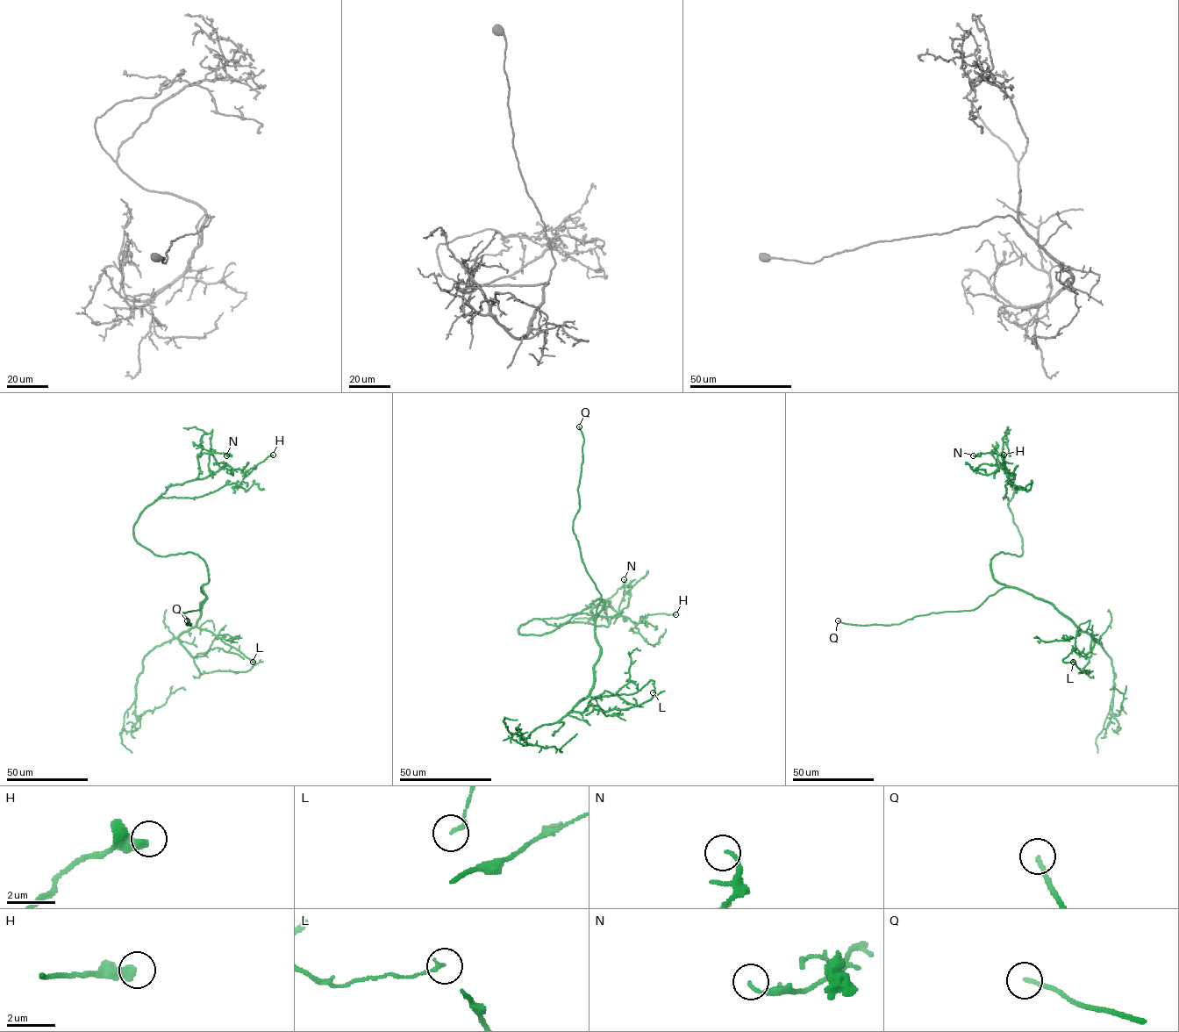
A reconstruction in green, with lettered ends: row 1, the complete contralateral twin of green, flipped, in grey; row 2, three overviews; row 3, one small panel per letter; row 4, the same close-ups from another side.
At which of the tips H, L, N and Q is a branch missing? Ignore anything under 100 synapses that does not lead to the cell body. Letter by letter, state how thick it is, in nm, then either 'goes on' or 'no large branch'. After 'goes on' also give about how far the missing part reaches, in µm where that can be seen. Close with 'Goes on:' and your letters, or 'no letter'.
H: 400 nm | no large branch
L: 150 nm | no large branch
N: 120 nm | no large branch
Q: 160 nm | goes on | 10 µm
Goes on: Q

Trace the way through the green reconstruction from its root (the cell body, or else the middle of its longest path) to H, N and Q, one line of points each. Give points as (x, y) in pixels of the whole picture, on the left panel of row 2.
H: (207, 571), (193, 553), (157, 555), (139, 544), (139, 514), (161, 498), (239, 485), (273, 455)
N: (207, 571), (193, 553), (155, 555), (137, 542), (133, 526), (168, 487), (197, 477), (198, 455), (226, 455)
Q: (207, 571), (209, 581), (203, 586), (205, 600), (199, 610), (182, 613), (186, 624), (191, 624), (187, 620)

